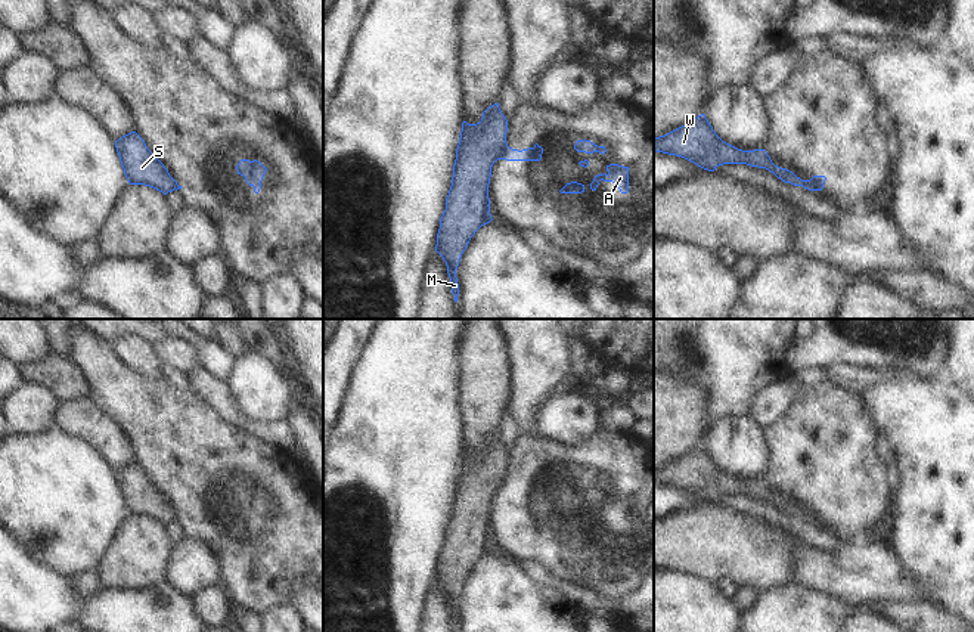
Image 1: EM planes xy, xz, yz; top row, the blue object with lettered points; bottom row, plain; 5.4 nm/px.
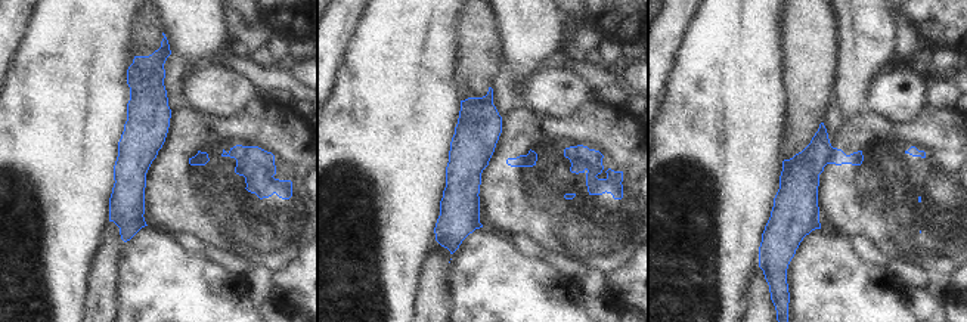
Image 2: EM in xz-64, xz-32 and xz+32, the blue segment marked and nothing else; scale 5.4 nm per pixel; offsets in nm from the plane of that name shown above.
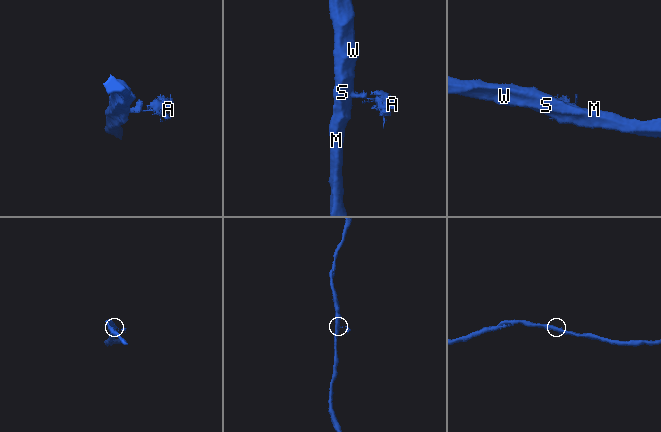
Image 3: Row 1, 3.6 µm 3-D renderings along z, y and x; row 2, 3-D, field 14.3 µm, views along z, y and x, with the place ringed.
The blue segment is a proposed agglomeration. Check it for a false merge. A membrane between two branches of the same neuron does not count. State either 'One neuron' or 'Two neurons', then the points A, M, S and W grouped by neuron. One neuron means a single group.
Two neurons. Groups: A / M S W.

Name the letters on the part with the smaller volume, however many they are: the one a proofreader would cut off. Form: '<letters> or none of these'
A

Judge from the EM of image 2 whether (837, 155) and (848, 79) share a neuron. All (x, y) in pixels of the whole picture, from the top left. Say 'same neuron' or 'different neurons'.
different neurons

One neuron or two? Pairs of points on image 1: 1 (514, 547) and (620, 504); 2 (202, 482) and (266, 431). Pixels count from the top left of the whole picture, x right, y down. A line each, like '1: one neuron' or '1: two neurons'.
1: one neuron
2: two neurons

